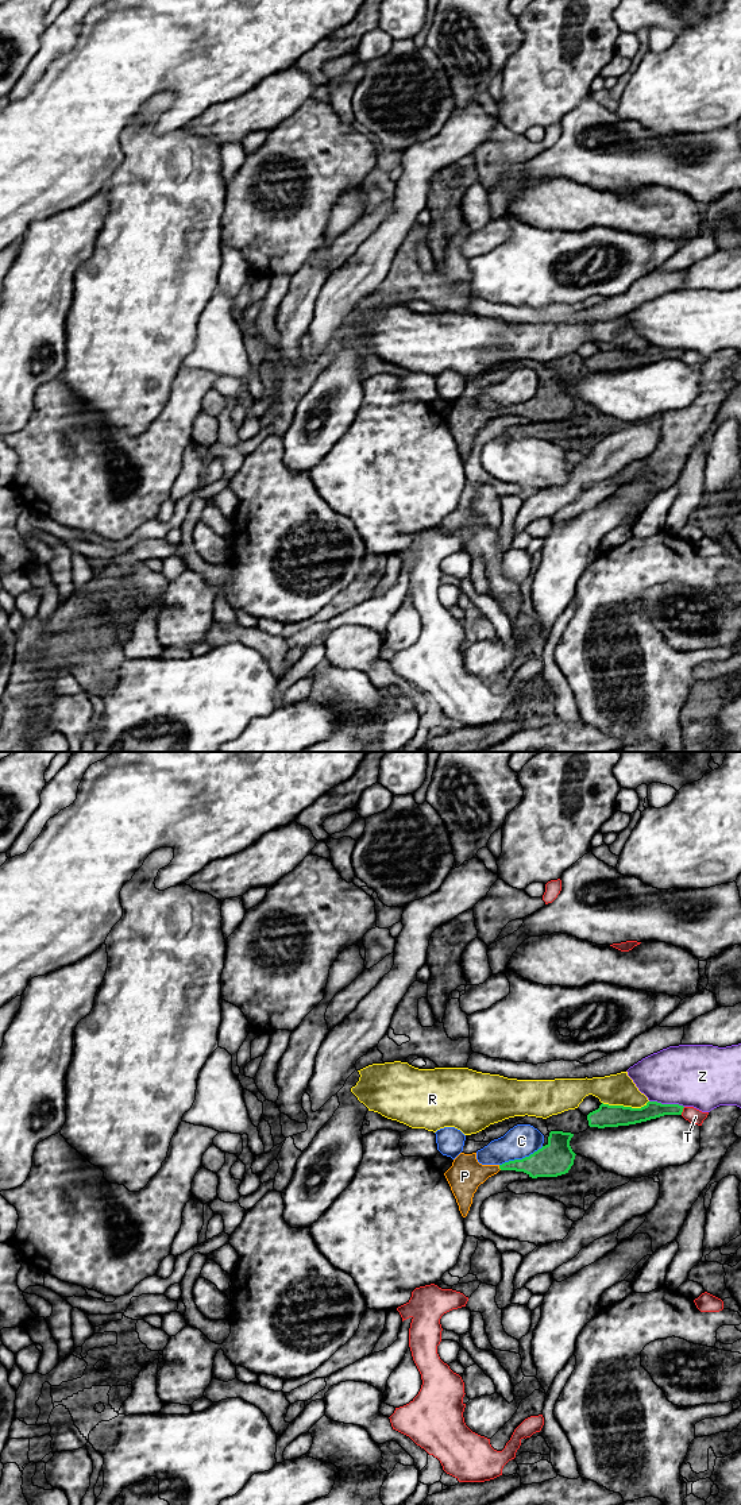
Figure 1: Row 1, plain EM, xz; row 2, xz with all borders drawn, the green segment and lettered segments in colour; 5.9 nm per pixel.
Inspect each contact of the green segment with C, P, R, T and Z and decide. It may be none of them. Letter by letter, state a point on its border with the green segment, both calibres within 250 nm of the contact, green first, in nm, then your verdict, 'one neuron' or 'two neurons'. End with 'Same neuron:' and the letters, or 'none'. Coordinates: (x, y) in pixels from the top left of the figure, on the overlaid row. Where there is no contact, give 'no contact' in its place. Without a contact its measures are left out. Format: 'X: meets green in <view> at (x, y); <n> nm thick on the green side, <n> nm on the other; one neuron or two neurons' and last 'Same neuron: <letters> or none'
C: meets green in xz at (523, 1158); 200 nm thick on the green side, 200 nm on the other; two neurons
P: meets green in xz at (500, 1168); 160 nm thick on the green side, 200 nm on the other; one neuron
R: meets green in xz at (625, 1107); 130 nm thick on the green side, 190 nm on the other; two neurons
T: meets green in xz at (682, 1111); 100 nm thick on the green side, 90 nm on the other; two neurons
Z: meets green in xz at (667, 1104); 110 nm thick on the green side, 380 nm on the other; two neurons
Same neuron: P

